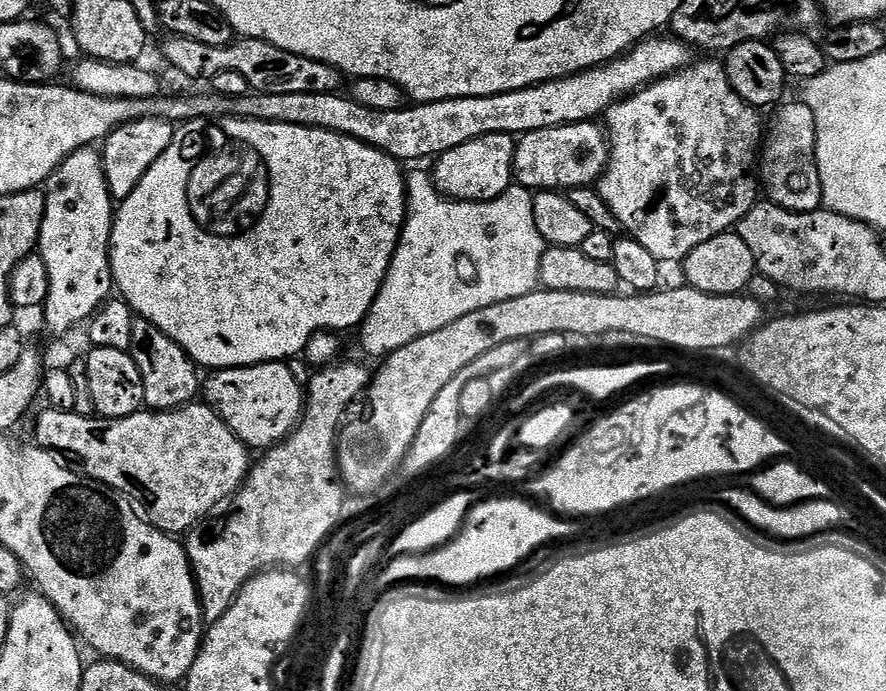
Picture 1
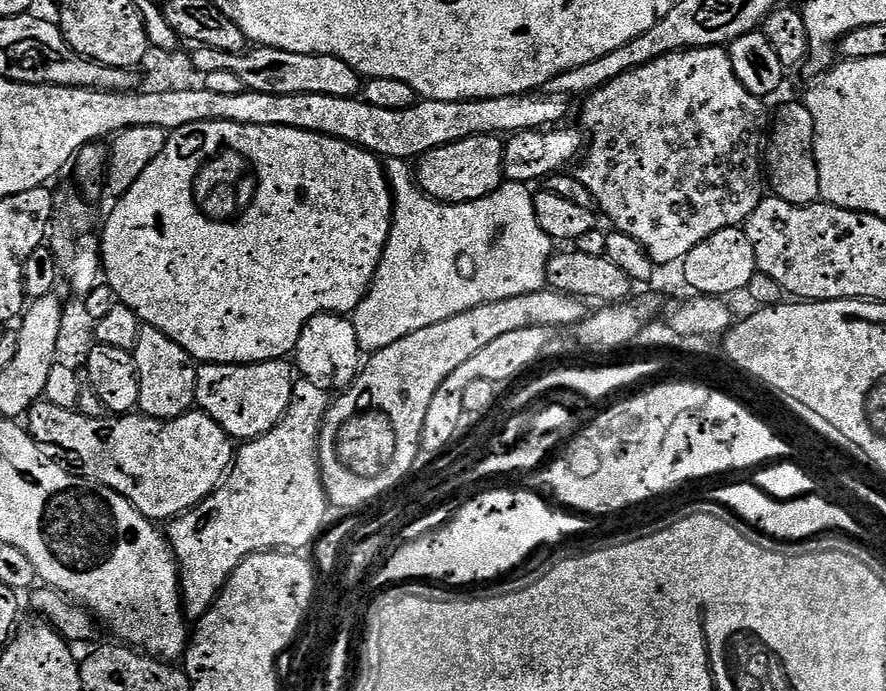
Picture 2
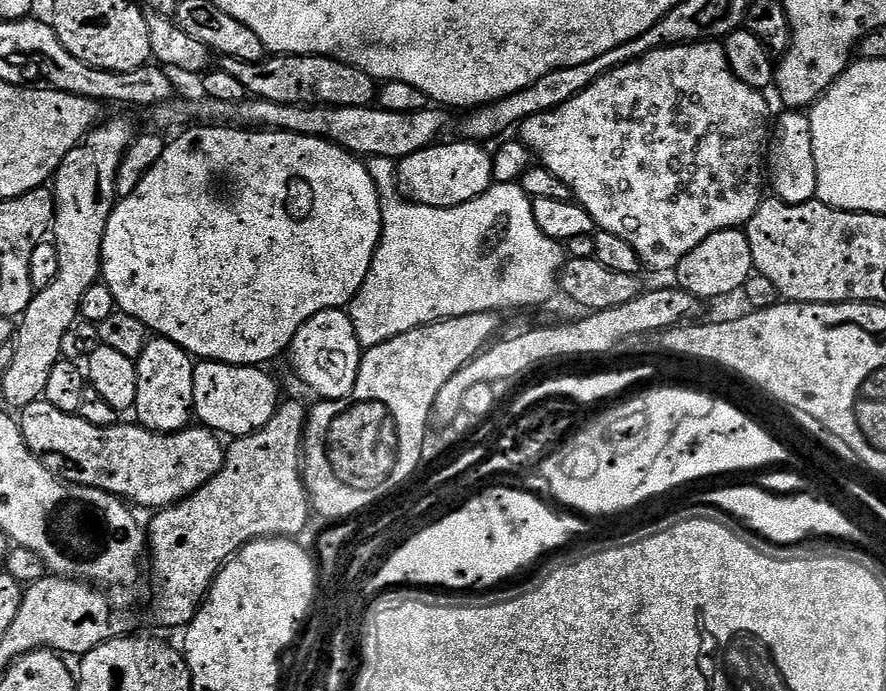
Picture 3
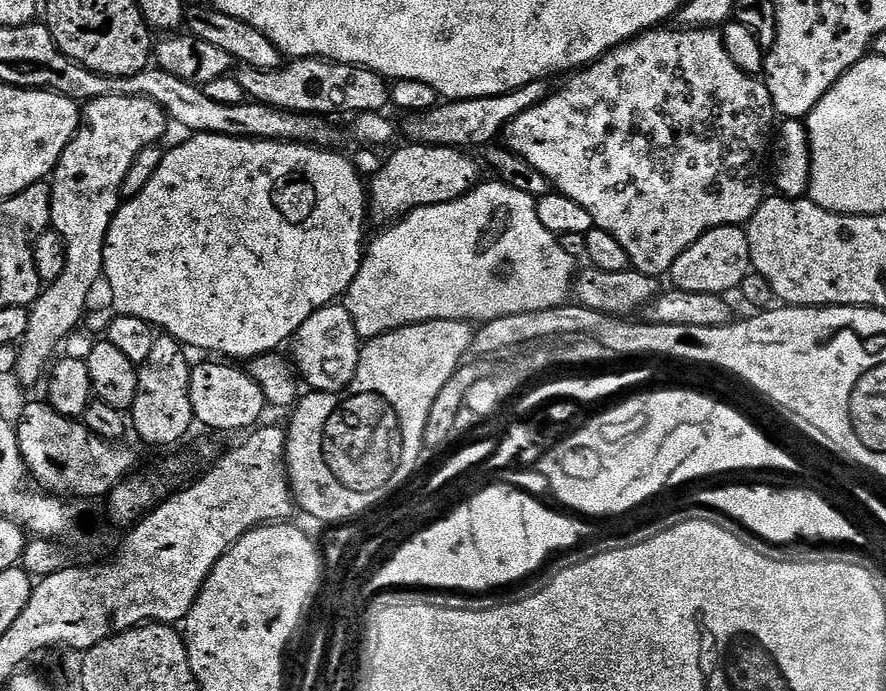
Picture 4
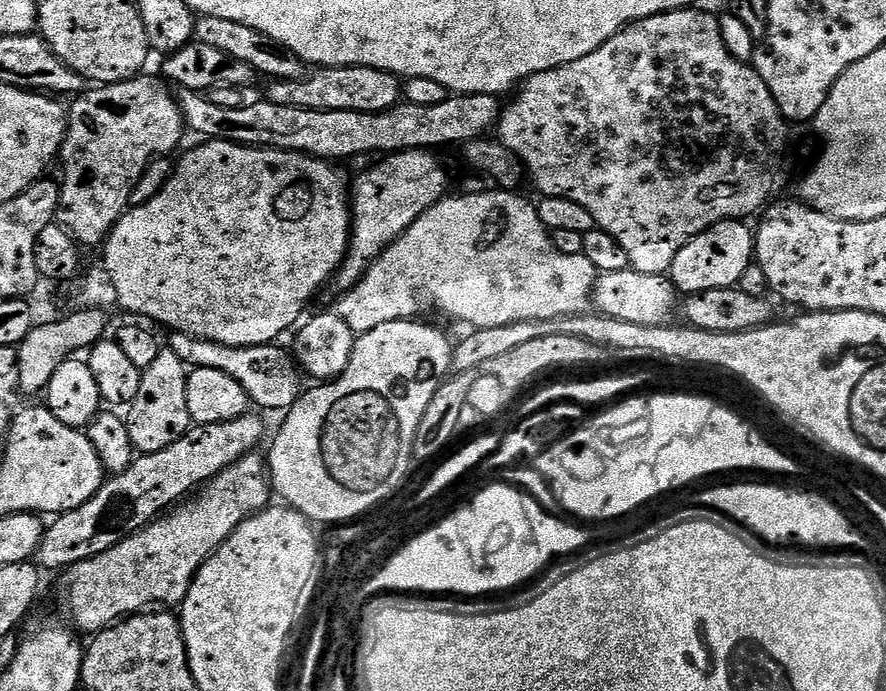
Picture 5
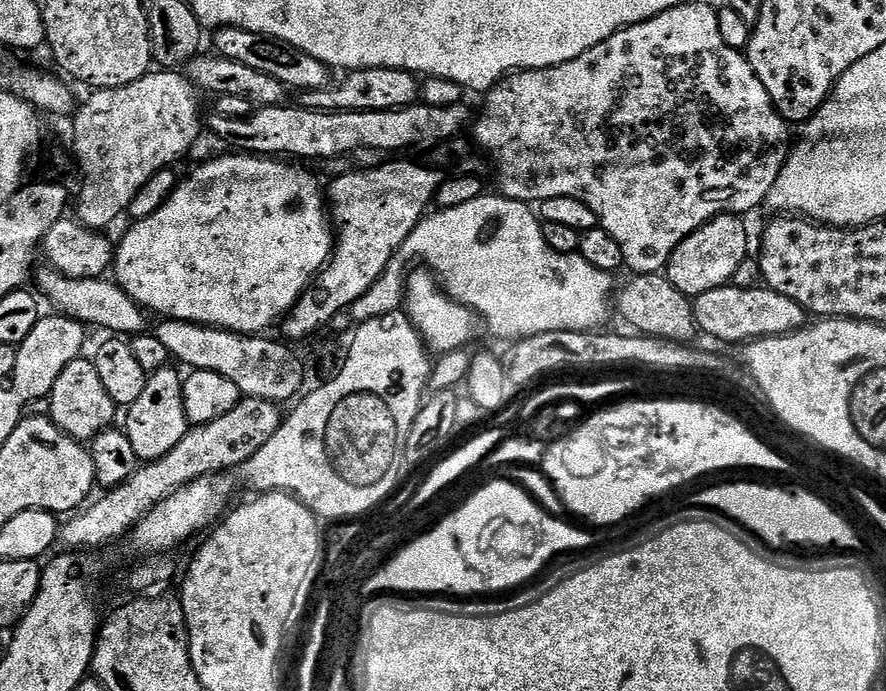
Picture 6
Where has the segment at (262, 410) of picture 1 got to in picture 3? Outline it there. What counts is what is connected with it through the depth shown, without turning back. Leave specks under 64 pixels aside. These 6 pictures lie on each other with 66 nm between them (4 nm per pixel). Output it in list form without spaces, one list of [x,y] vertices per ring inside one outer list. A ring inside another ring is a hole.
[[[200,360],[194,370],[195,419],[205,428],[224,438],[248,436],[262,430],[274,418],[282,403],[280,388],[263,367],[250,364],[223,364],[217,360]]]

